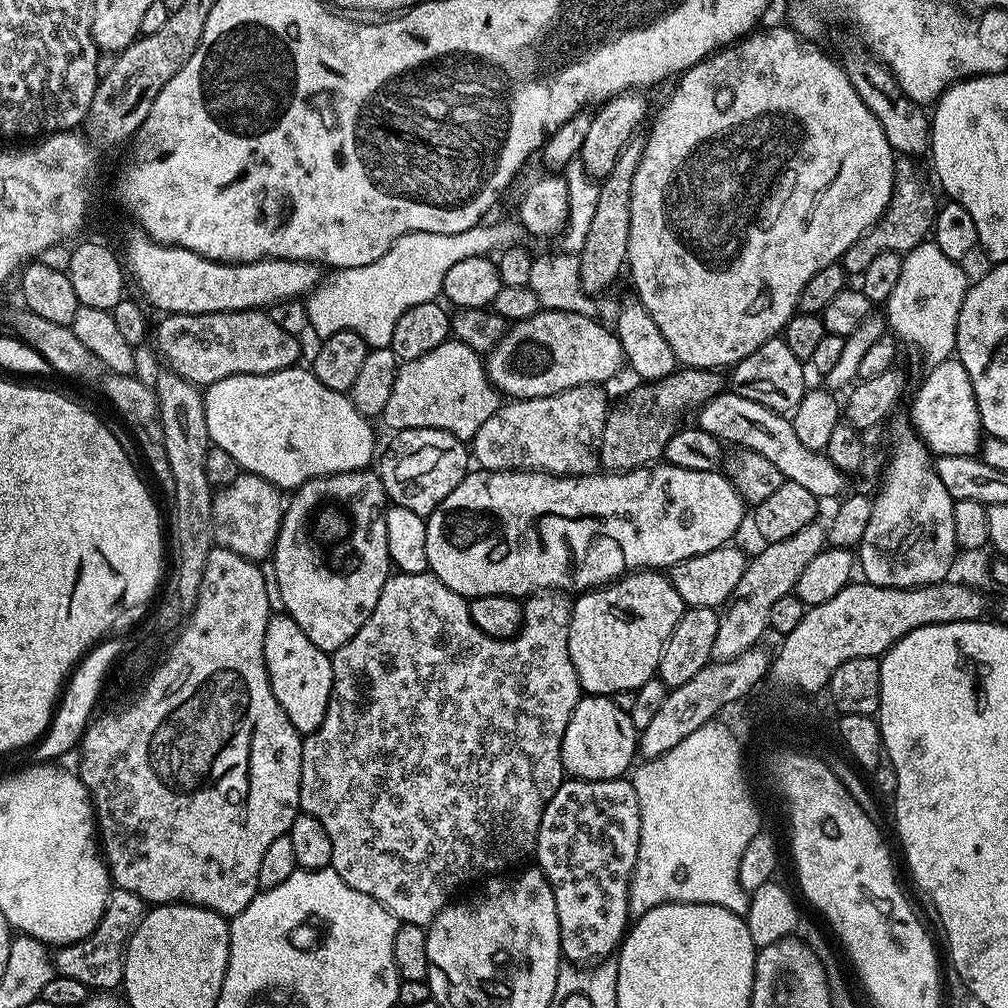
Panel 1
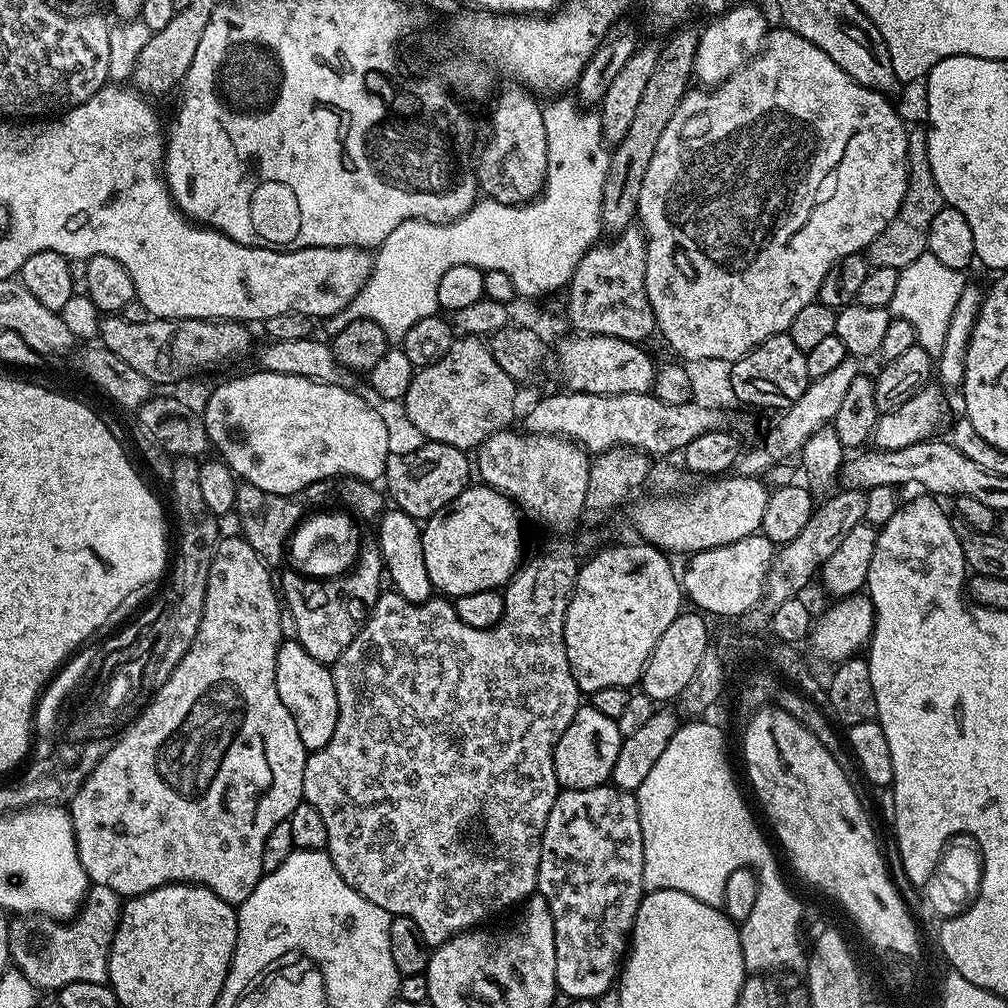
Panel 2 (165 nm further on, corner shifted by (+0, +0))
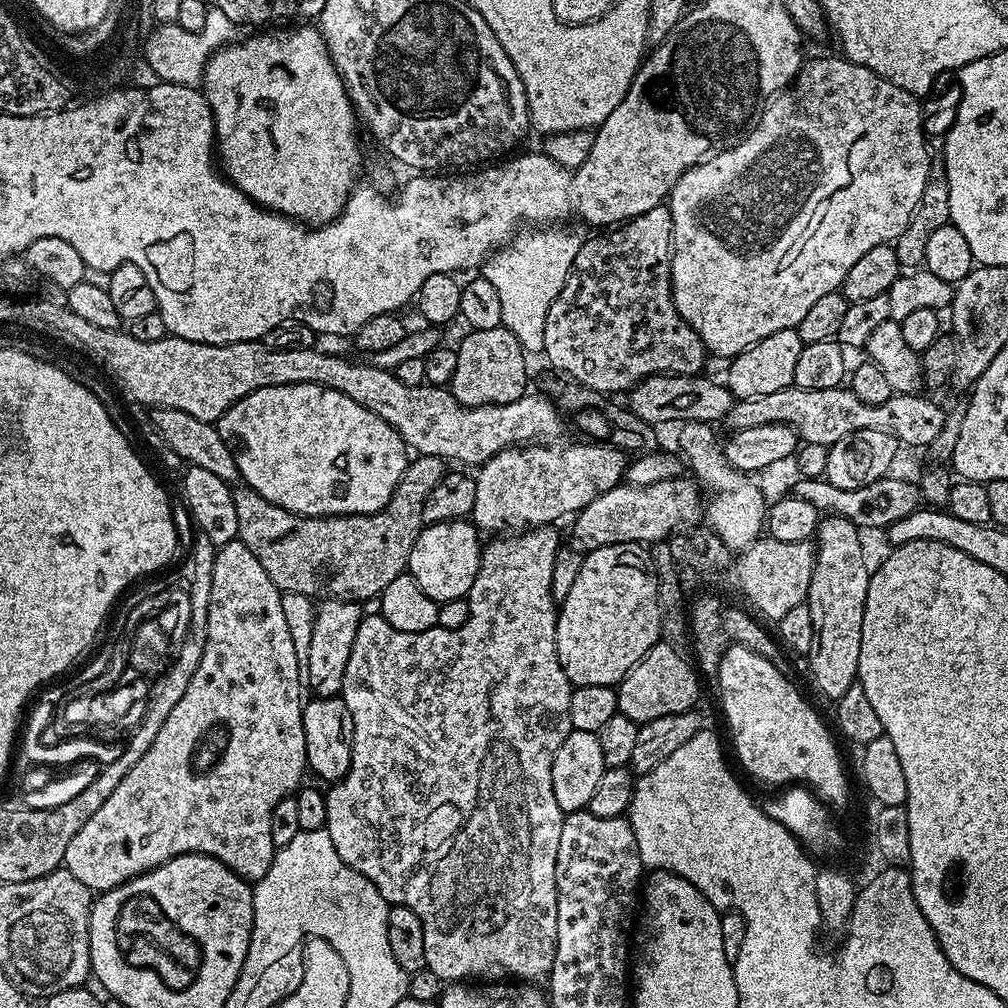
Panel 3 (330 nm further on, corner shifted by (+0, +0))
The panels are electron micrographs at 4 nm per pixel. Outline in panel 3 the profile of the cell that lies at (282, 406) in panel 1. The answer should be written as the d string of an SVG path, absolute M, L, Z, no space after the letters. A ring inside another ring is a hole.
M321 384L254 390L215 423L236 456L239 479L274 506L299 516L371 516L383 512L410 463L404 439L378 414Z

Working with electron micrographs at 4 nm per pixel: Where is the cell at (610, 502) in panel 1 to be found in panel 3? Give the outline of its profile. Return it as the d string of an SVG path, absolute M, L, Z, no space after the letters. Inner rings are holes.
M467 519L445 520L442 524L430 524L420 529L420 536L416 545L410 550L406 572L416 580L426 596L437 604L467 597L472 591L472 583L480 573L482 567L482 543L476 536L472 536L474 528Z

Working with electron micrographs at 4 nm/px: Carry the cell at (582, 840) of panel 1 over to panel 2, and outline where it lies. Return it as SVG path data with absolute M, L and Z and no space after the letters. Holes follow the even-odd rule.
M611 786L590 790L563 789L550 810L542 836L536 886L539 895L546 898L554 922L557 989L574 1000L599 1001L600 997L613 991L617 983L630 944L632 924L636 920L640 901L646 895L644 843L635 795Z

